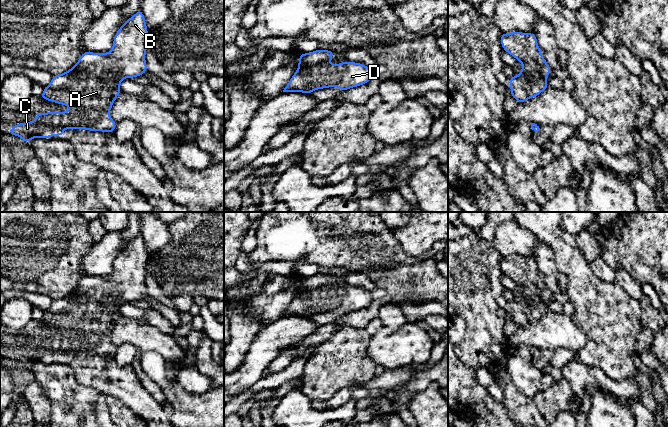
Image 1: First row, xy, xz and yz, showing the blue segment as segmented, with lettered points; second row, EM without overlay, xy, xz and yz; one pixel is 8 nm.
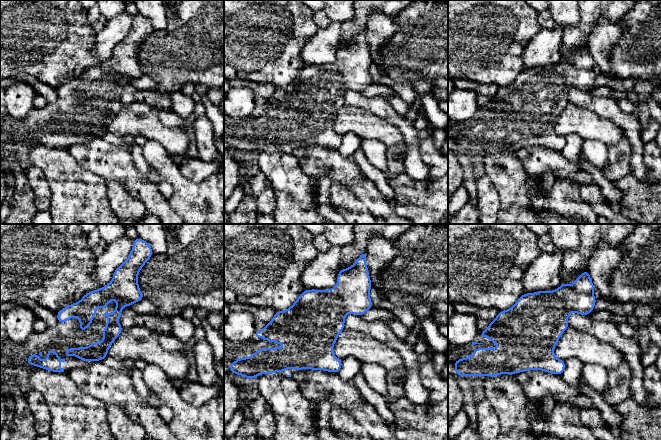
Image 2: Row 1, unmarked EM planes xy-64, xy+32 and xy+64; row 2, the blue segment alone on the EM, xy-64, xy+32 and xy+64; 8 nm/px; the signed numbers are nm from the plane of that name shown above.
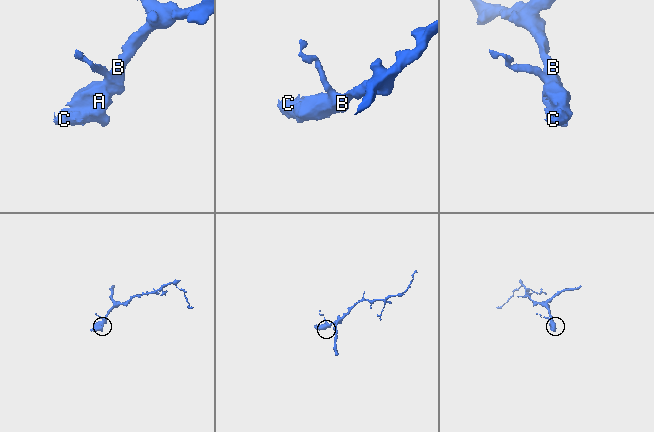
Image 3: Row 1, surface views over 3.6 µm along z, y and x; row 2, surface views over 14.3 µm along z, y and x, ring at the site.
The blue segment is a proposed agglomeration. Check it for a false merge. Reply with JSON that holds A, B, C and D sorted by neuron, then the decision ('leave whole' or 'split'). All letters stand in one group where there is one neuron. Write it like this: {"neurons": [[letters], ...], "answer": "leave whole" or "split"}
{"neurons": [["A", "B", "C", "D"]], "answer": "leave whole"}

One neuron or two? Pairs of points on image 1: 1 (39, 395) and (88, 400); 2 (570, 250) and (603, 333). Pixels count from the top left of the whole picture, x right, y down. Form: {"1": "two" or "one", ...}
{"1": "two", "2": "one"}

